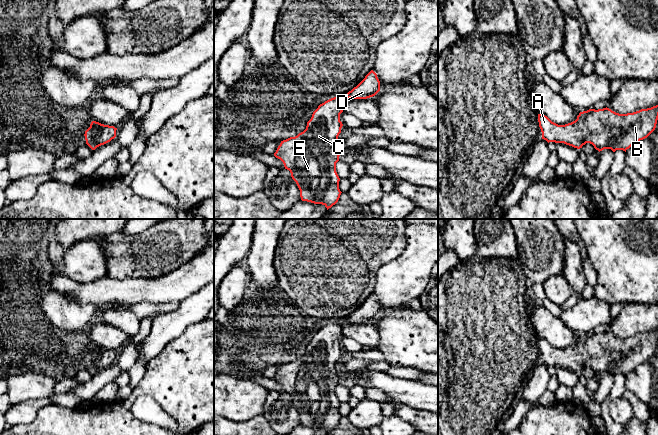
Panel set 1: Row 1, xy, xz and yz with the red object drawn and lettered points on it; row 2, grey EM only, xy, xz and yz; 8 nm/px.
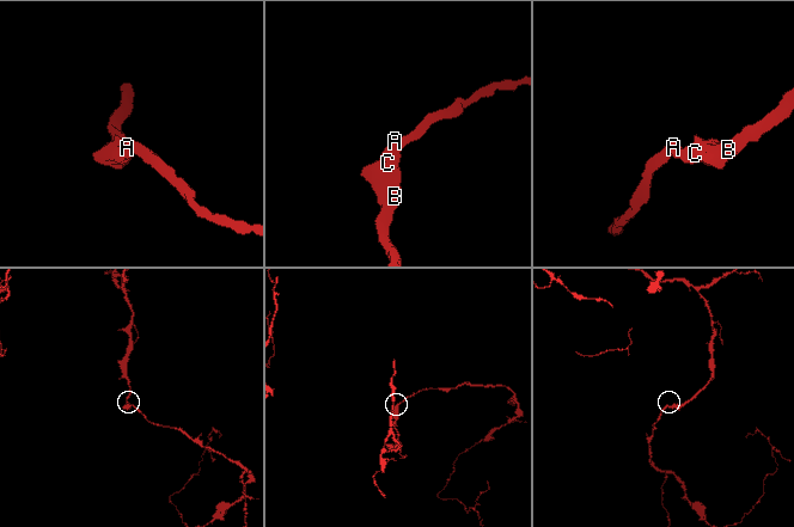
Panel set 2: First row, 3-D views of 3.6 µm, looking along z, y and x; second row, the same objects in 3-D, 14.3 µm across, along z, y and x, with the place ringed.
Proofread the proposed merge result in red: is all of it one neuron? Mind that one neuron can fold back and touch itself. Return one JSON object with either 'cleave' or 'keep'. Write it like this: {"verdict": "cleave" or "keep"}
{"verdict": "keep"}

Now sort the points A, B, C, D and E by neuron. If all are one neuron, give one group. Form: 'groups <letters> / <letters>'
groups A B C D E

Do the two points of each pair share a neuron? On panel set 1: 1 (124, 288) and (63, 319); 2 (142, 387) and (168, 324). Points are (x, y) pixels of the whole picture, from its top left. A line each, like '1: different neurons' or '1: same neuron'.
1: different neurons
2: different neurons

